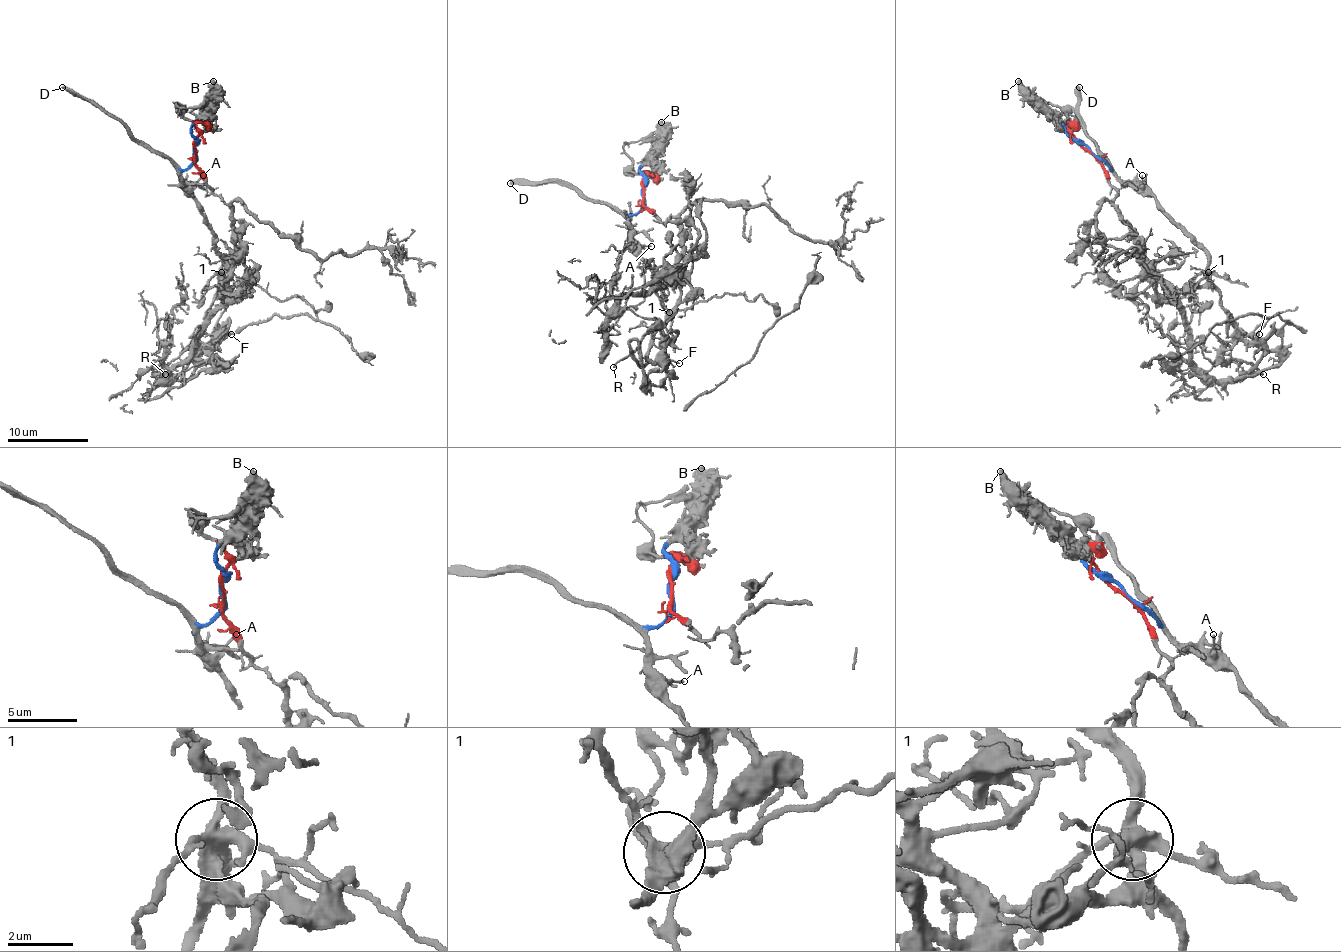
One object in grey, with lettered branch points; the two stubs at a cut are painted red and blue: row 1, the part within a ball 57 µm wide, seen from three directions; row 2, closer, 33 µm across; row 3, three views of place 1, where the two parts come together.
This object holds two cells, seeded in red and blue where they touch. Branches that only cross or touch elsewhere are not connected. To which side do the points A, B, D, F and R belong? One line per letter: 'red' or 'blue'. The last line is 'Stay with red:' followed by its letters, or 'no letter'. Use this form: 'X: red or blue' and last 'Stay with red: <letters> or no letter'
A: blue
B: blue
D: blue
F: blue
R: blue
Stay with red: no letter

